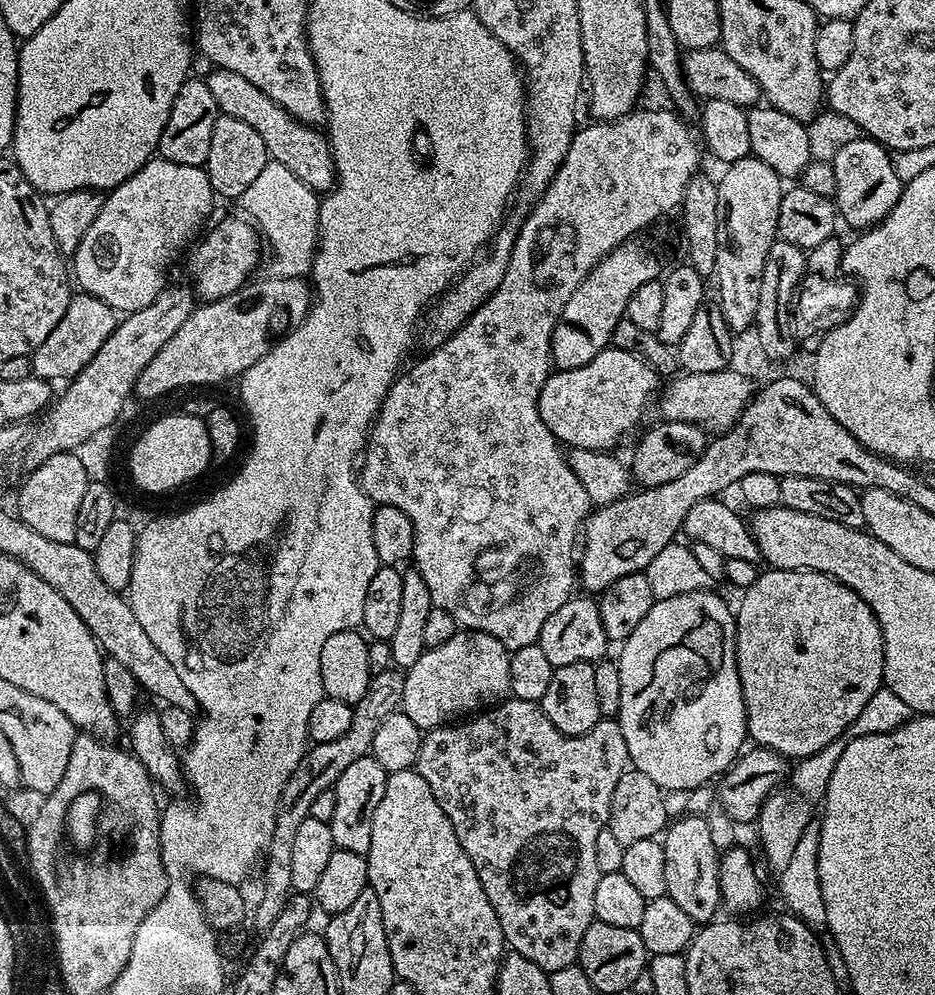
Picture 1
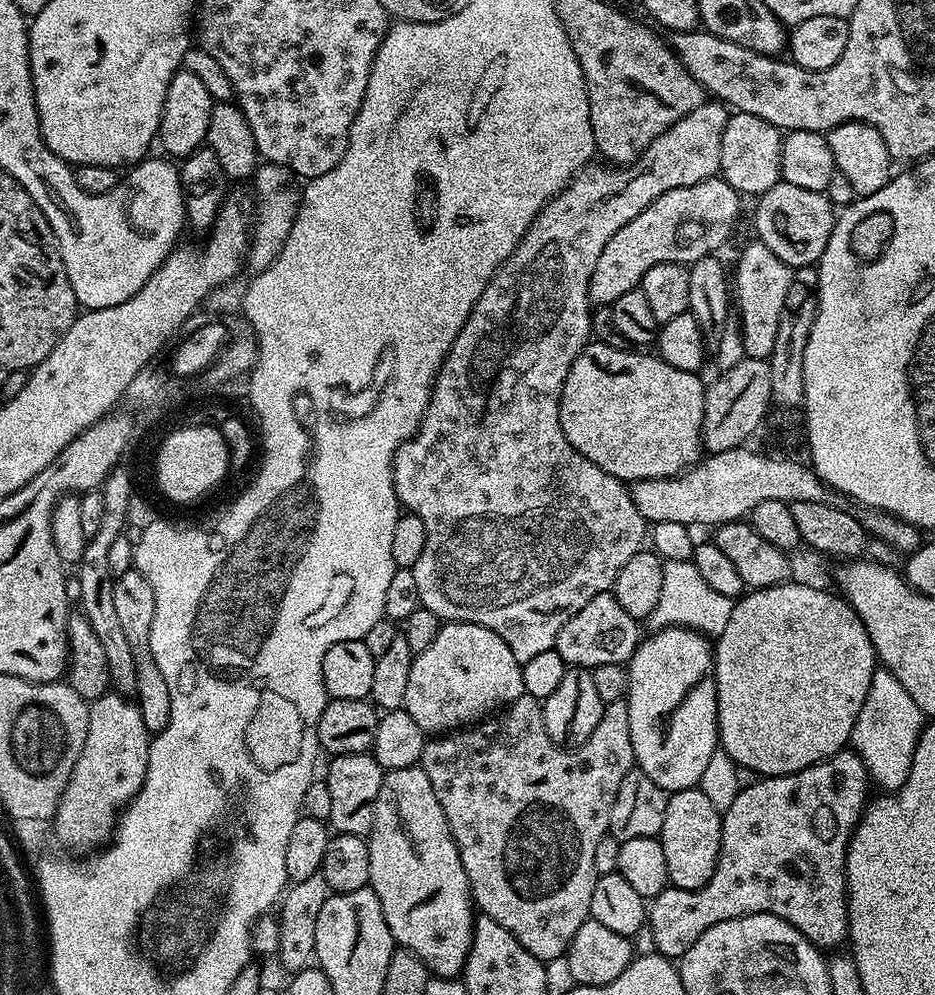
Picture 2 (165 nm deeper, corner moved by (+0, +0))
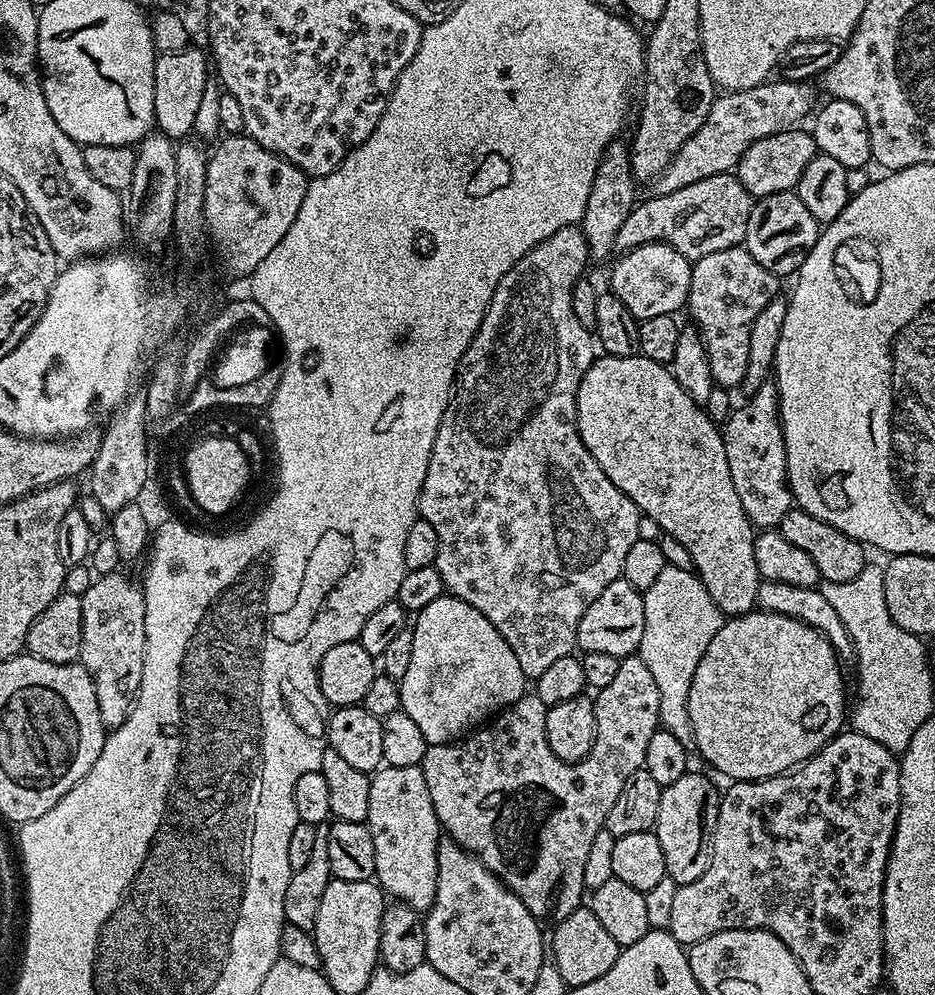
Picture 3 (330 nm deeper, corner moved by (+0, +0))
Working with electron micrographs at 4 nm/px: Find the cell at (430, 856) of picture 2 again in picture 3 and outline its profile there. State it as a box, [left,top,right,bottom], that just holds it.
[366,766,442,910]

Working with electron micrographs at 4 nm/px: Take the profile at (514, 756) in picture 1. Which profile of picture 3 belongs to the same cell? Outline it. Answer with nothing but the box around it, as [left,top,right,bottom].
[418,654,660,921]

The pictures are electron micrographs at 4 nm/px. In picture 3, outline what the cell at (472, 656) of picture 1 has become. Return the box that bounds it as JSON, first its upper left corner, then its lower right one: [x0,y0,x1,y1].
[398,594,526,745]

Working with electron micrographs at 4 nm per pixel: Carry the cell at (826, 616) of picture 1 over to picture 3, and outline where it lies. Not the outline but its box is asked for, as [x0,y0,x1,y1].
[688,610,846,782]

